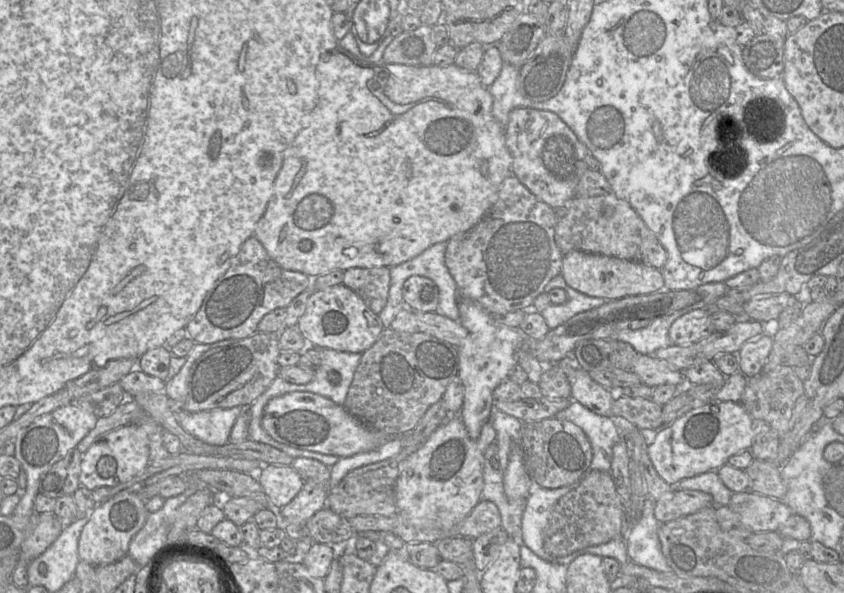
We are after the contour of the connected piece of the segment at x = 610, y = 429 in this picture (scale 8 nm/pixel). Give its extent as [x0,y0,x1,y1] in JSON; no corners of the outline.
[555,400,622,472]

